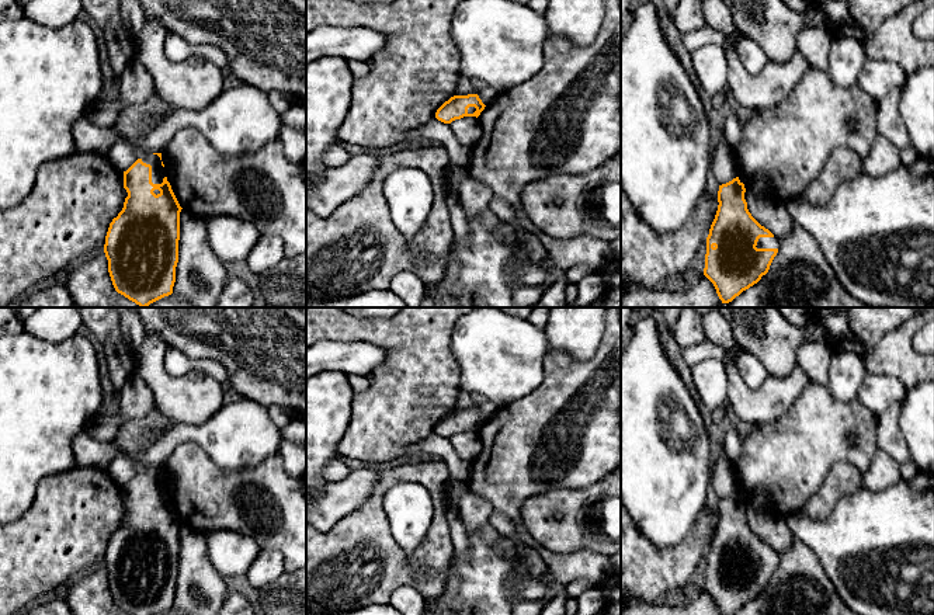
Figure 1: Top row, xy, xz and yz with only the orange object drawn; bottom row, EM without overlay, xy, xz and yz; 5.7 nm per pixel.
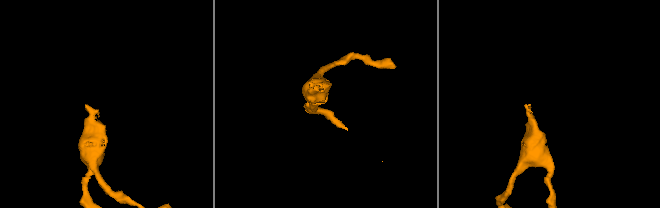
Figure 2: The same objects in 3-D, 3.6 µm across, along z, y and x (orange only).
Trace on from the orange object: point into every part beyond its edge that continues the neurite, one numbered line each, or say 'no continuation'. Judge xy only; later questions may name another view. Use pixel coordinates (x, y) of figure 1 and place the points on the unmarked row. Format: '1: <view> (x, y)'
1: xy (158, 485)

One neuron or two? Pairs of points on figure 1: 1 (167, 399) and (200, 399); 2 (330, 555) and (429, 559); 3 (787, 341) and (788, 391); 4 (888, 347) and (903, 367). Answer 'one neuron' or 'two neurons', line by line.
1: one neuron
2: one neuron
3: two neurons
4: one neuron

